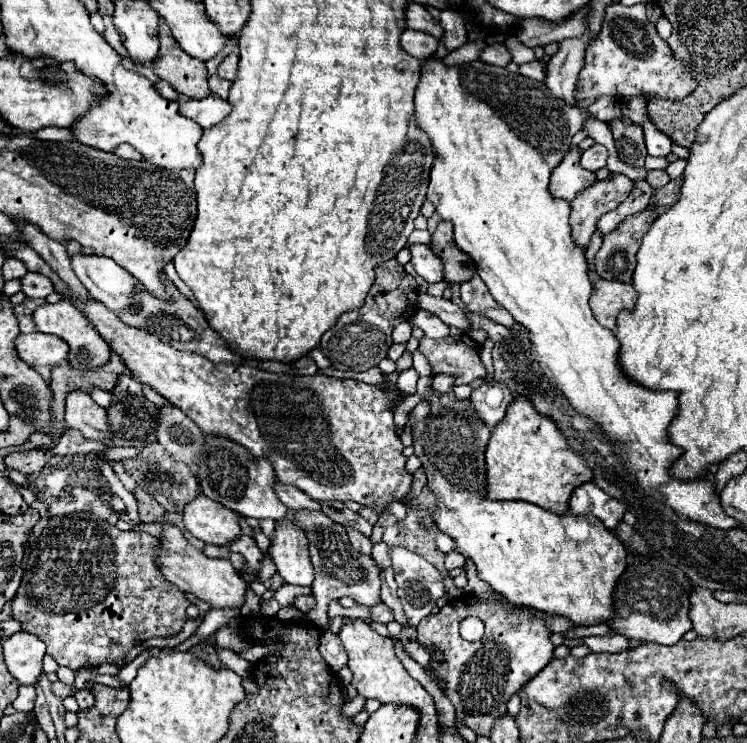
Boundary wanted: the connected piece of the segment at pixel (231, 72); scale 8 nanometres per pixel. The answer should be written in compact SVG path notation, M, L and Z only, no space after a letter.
M232 52L230 56L226 56L220 66L218 66L218 76L226 78L226 80L236 80L236 70L238 70L238 52Z

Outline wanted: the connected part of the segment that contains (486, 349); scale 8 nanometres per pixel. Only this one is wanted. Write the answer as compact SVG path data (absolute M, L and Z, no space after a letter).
M487 339L485 343L481 347L480 351L480 359L482 363L484 364L486 370L487 370L487 376L484 380L484 382L490 382L492 380L492 377L494 377L494 368L493 368L493 360L492 360L492 348L493 343L490 339Z

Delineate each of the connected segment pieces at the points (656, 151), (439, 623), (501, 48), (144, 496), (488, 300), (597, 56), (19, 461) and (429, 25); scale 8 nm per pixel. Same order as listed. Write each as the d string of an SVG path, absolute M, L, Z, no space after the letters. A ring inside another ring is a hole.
M646 120L642 124L642 130L644 130L644 142L646 142L650 156L668 156L670 154L672 140L664 132L660 132L650 120Z
M462 596L450 600L436 616L426 616L418 628L418 640L432 652L440 648L444 652L444 662L438 664L432 660L434 672L428 672L444 678L448 688L446 696L452 700L458 716L470 726L470 722L494 722L506 712L506 702L516 694L530 678L534 678L550 660L554 644L550 642L550 628L544 620L534 616L532 608L506 610L498 600L480 600L476 596ZM466 616L478 616L486 632L478 642L468 642L460 636L458 624Z
M496 42L496 44L488 44L488 46L484 46L484 50L480 52L478 60L486 62L486 64L494 64L494 66L502 66L502 68L506 68L508 62L512 62L512 54L510 54L510 50L506 48L506 44Z
M138 486L134 490L134 498L138 500L138 514L142 522L162 522L162 508L148 492Z
M478 274L460 284L460 298L462 298L464 306L472 312L480 312L486 318L490 318L502 326L508 326L508 328L514 324L514 318L490 296L486 284L482 282L482 278Z
M610 4L604 14L602 32L592 40L586 52L586 64L578 78L580 90L576 88L576 106L586 108L600 96L612 96L618 102L626 102L634 96L682 100L698 86L686 64L676 58L666 40L660 38L656 26L646 18L644 4L622 6Z
M36 448L32 452L10 452L4 456L4 466L18 470L24 476L30 476L38 472L50 458L52 458L50 450L42 450L42 448Z
M410 2L408 4L408 10L406 10L406 22L408 22L408 28L412 30L422 30L422 32L428 32L432 34L434 38L442 38L442 26L440 26L440 20L432 18L428 14L428 10L416 2Z

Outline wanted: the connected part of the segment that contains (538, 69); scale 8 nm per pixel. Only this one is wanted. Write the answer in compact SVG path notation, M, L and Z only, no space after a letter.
M528 62L528 64L522 64L520 66L520 74L526 76L526 78L532 78L532 80L544 80L546 78L546 64L544 62Z

